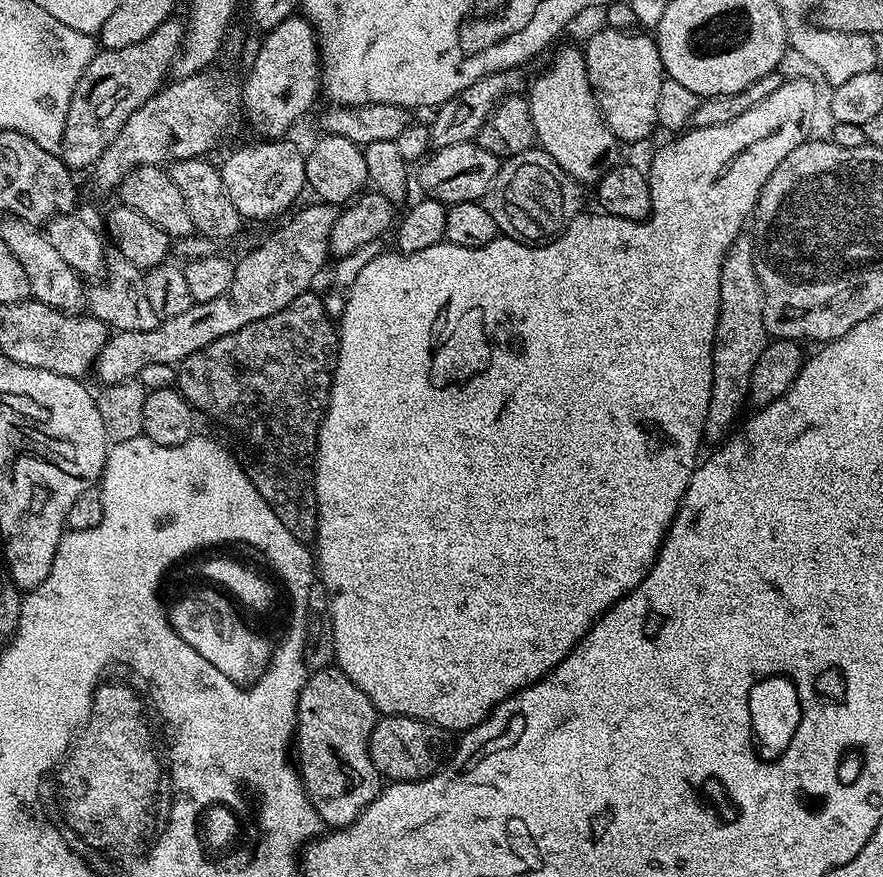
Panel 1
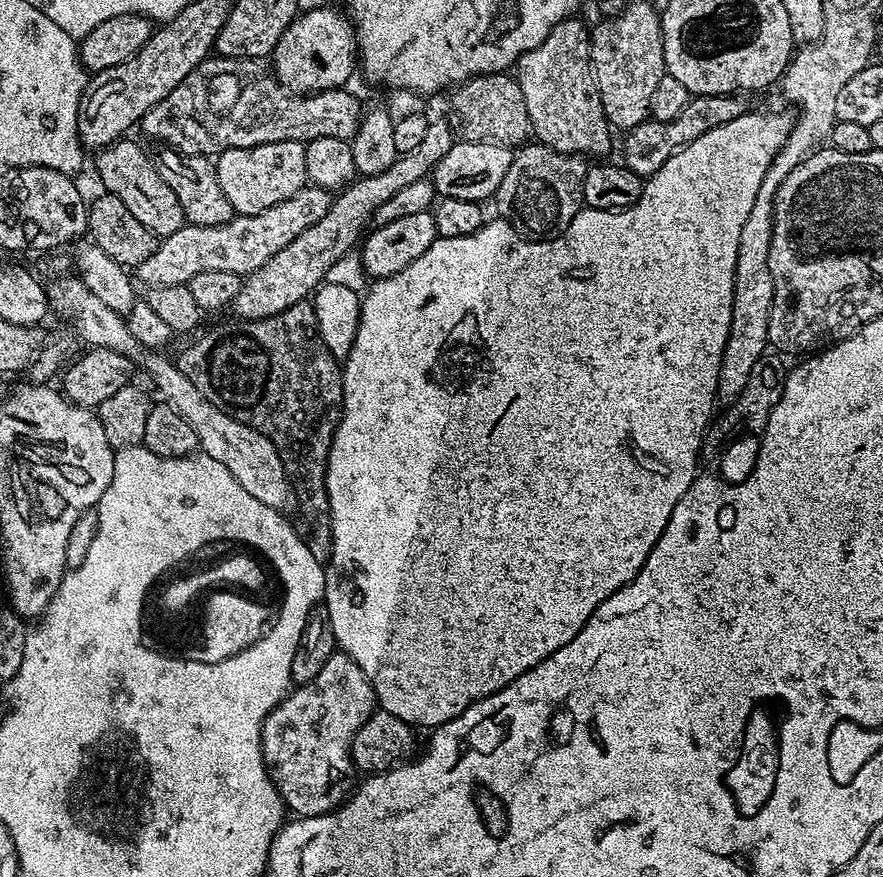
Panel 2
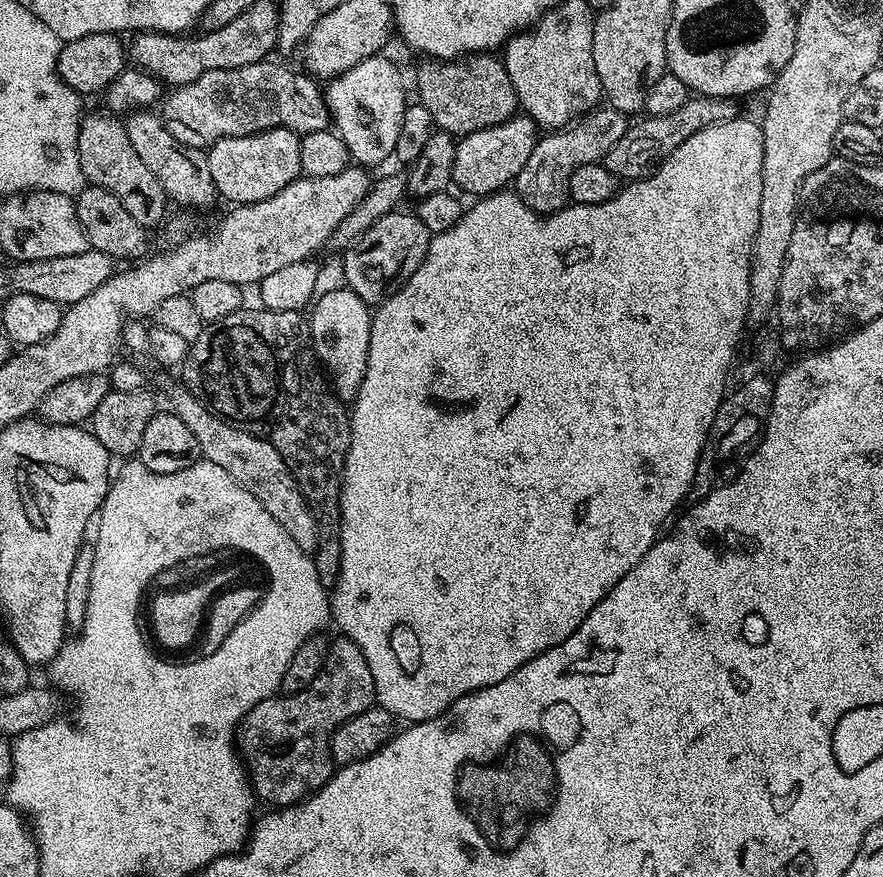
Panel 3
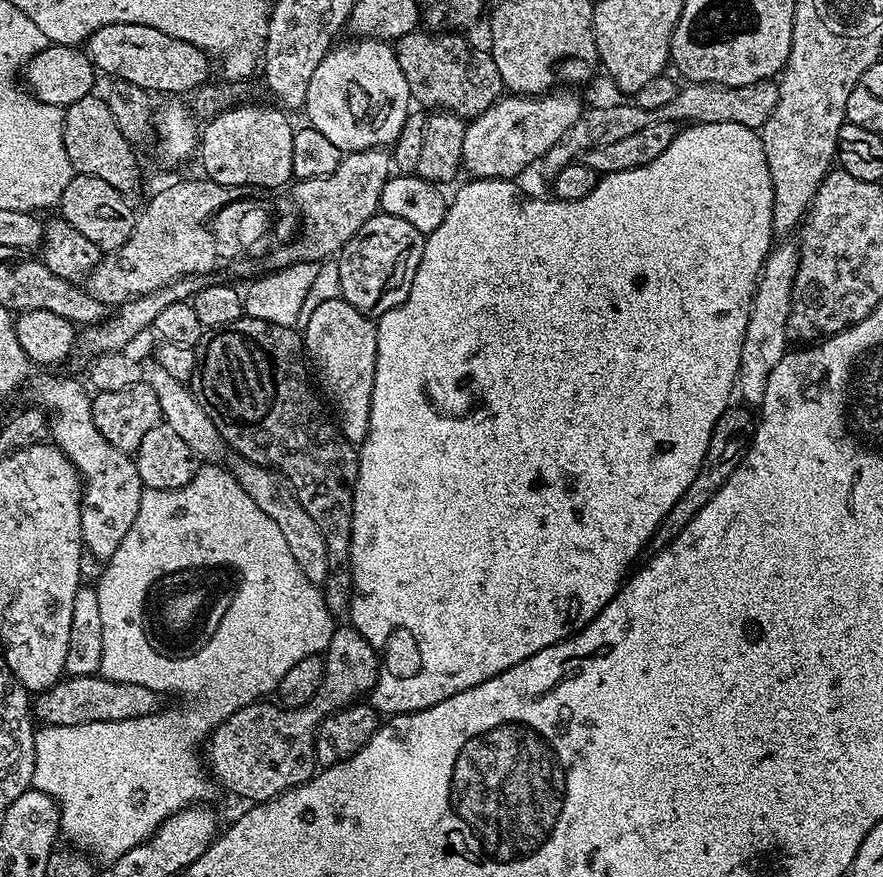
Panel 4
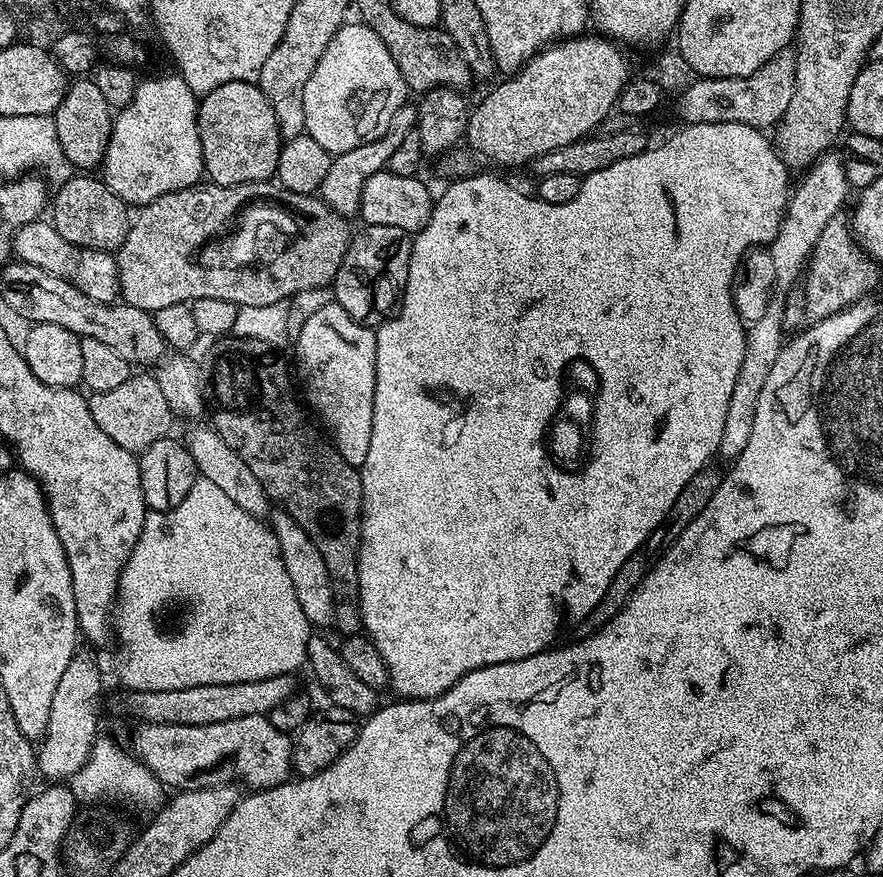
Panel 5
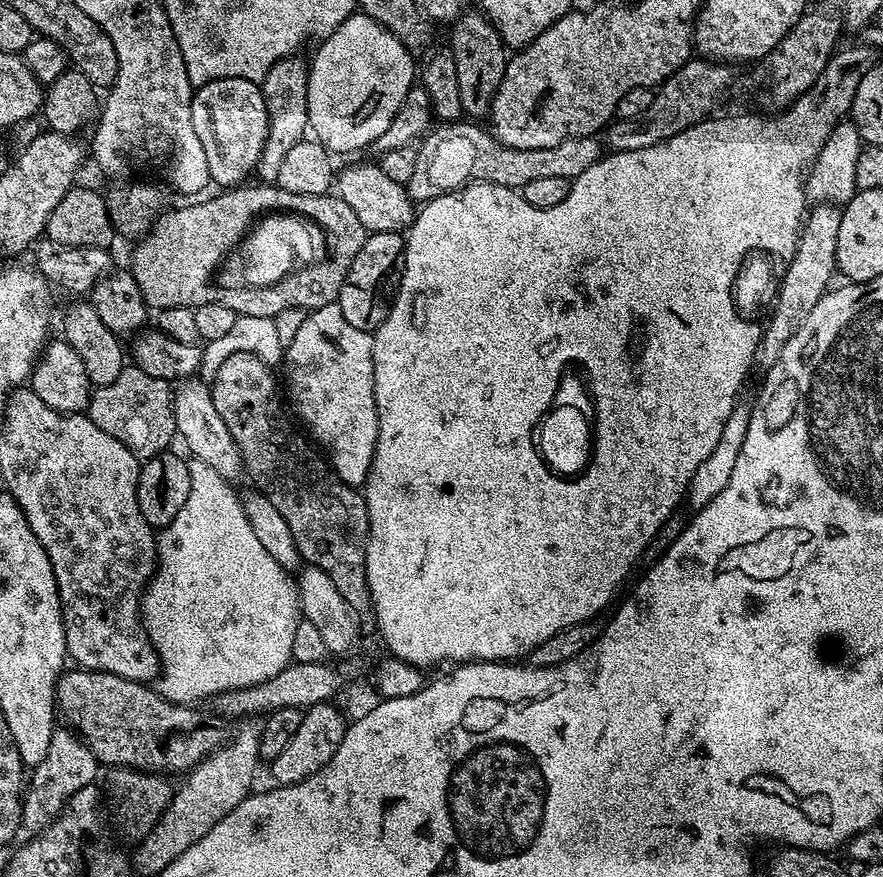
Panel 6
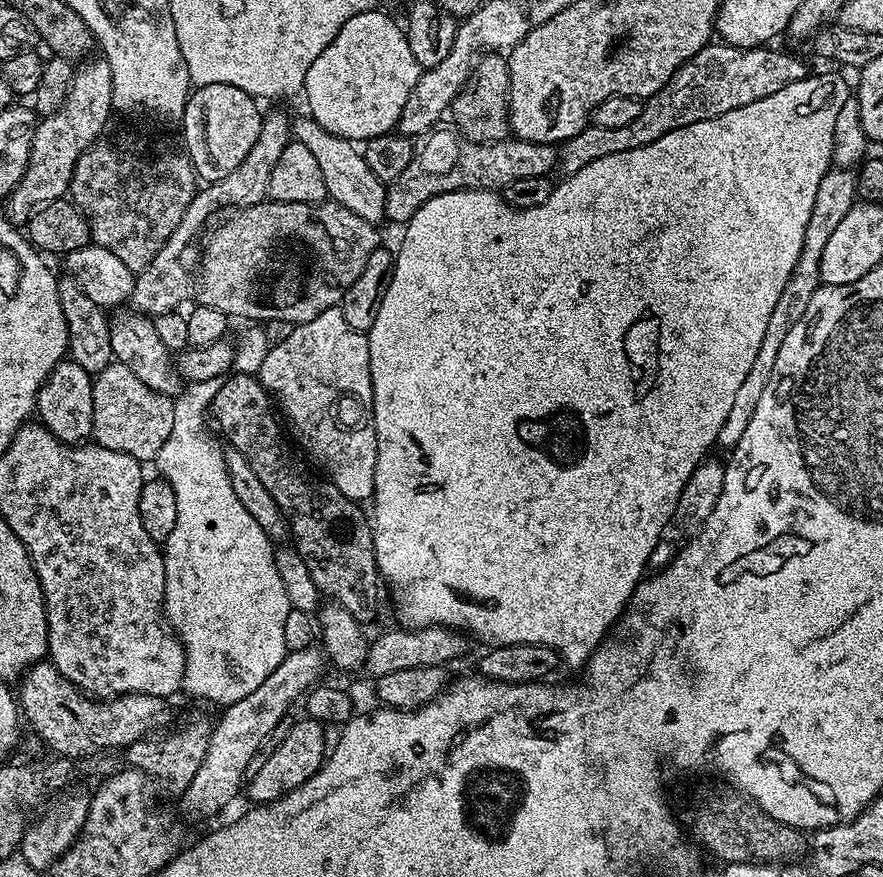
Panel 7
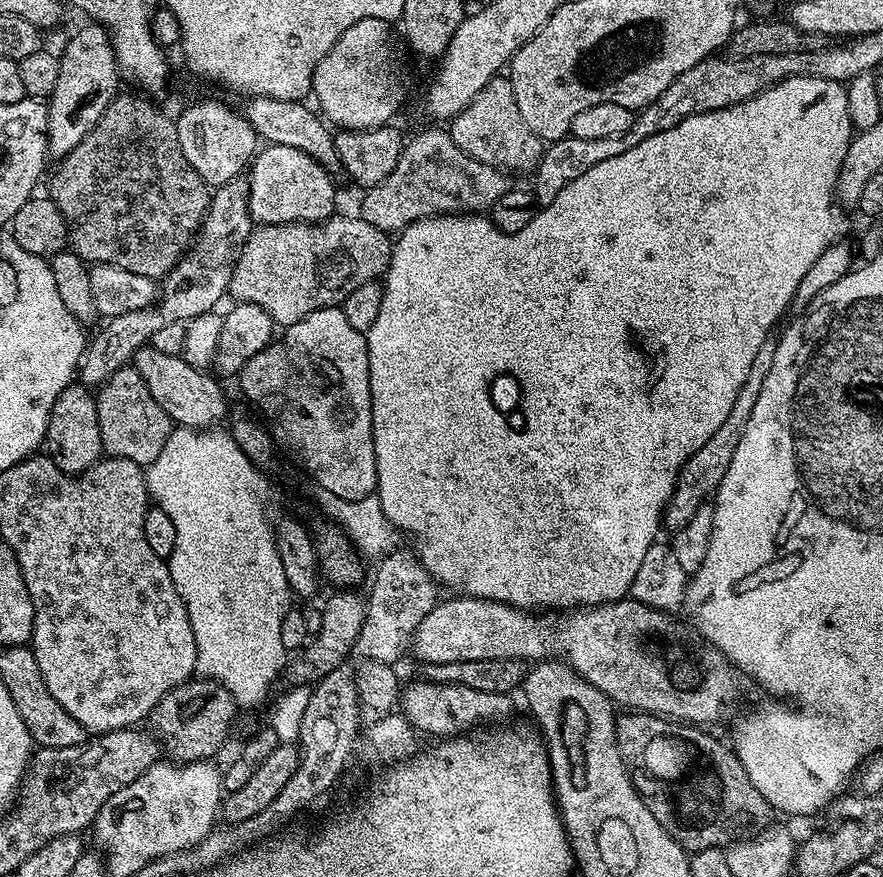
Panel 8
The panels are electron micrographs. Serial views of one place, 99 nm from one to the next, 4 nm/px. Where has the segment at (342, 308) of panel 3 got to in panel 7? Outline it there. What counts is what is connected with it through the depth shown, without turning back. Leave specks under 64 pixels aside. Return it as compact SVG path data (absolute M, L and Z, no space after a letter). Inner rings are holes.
M339 306L322 310L318 318L295 325L289 332L292 333L282 337L261 358L259 382L278 405L279 411L288 415L288 424L292 427L291 435L294 440L296 435L295 443L301 449L304 447L320 463L319 471L331 480L334 486L338 486L338 490L342 490L346 498L357 502L371 501L376 465L376 427L367 335L354 330L354 326L346 322Z

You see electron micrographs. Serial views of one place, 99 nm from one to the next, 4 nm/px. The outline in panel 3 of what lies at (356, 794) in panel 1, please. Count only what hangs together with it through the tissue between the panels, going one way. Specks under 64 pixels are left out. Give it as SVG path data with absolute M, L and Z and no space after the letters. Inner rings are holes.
M347 636L337 637L328 645L326 662L318 670L318 678L306 690L277 694L258 702L239 721L234 743L242 753L253 793L268 806L298 804L317 792L334 771L329 740L332 731L351 716L373 707L374 674L370 674L362 650Z

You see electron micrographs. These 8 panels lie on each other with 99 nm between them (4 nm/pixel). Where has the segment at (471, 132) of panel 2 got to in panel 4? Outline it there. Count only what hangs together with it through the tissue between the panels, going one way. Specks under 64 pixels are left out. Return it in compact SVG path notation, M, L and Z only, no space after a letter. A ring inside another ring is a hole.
M424 31L406 34L394 44L398 65L406 76L411 99L421 109L453 112L455 116L465 118L490 110L490 106L505 91L491 51L484 49L483 52L460 36L435 36L432 32Z

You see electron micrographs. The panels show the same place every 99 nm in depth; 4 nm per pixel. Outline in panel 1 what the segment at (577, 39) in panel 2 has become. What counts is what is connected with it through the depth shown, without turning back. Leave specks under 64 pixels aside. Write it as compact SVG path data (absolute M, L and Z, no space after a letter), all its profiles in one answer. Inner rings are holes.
M579 47L560 49L558 56L551 62L550 68L533 84L531 81L526 92L526 99L532 111L536 144L543 148L546 154L550 154L550 158L554 158L554 162L558 162L558 166L562 166L566 174L579 180L581 185L595 186L611 168L616 167L621 159L622 144L602 118L600 108L596 104L596 96L590 86L584 54Z

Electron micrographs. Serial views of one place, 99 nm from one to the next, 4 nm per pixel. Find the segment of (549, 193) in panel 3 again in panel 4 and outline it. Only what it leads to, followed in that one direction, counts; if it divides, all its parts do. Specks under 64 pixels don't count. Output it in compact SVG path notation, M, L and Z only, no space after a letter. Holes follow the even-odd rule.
M772 80L754 82L750 86L722 86L721 84L694 84L685 83L676 93L676 97L666 106L658 106L658 110L642 110L635 102L628 104L608 104L605 108L588 108L581 111L578 122L550 146L542 167L548 174L562 170L562 166L573 163L583 157L586 150L597 148L606 142L618 142L618 138L626 138L626 134L635 134L636 131L650 126L650 122L687 122L694 124L717 124L718 122L734 122L747 128L763 129L764 123L774 114L774 106L778 102L778 87Z

